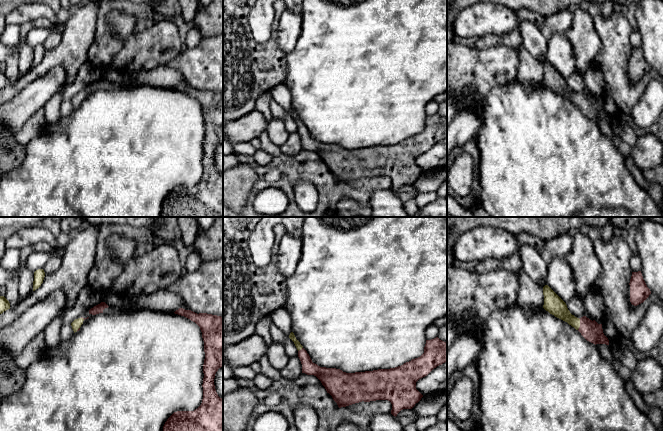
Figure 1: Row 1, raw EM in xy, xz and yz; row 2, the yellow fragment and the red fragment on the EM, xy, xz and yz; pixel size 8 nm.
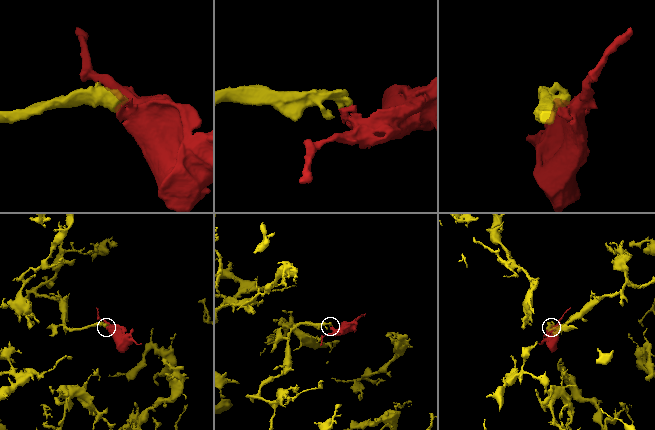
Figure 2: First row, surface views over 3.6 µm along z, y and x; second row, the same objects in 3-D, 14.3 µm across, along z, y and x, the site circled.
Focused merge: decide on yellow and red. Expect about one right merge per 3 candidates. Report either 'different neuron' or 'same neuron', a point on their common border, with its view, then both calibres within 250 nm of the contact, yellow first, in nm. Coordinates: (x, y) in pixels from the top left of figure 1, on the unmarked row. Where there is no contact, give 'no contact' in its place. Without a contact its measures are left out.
same neuron; meets yellow in yz at (579, 100); 150 nm thick on the yellow side, 160 nm on the other

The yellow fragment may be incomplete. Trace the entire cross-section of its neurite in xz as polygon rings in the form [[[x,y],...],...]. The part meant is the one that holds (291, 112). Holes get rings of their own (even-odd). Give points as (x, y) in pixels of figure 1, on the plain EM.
[[[293,108],[289,114],[298,126],[302,149],[316,152],[339,184],[362,177],[388,176],[392,180],[391,190],[395,193],[403,185],[412,185],[423,173],[416,165],[416,158],[447,138],[447,118],[436,113],[426,116],[424,129],[420,133],[401,142],[346,149],[313,139]]]

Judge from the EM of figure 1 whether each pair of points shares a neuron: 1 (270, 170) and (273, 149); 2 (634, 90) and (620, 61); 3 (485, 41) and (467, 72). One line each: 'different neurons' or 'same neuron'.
1: different neurons
2: same neuron
3: different neurons

